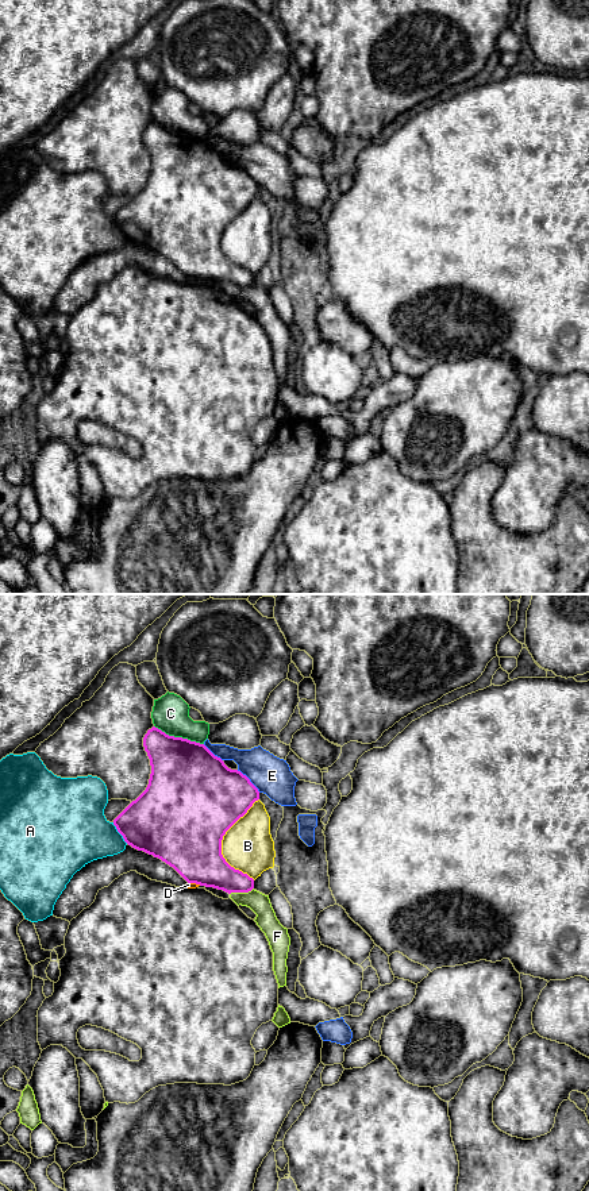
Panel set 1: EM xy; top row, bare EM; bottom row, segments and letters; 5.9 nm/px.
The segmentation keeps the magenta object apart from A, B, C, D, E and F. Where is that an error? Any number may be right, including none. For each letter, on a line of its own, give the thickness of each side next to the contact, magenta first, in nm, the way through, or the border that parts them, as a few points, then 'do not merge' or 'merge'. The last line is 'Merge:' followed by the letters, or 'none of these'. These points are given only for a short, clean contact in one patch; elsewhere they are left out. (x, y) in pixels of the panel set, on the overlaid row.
A: 400 nm thick on the magenta side, 380 nm on the other; do not merge
B: 500 nm thick on the magenta side, 300 nm on the other; do not merge
C: 420 nm thick on the magenta side, 220 nm on the other; do not merge
D: 360 nm thick on the magenta side, 30 nm on the other; do not merge
E: 400 nm thick on the magenta side, 220 nm on the other; do not merge
F: 220 nm thick on the magenta side, 120 nm on the other; border along xy (253, 887), (247, 891), (233, 891), (230, 894); do not merge
Merge: none of these

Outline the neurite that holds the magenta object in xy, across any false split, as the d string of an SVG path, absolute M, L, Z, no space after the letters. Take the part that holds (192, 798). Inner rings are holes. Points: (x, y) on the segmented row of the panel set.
M153 726L143 737L151 766L146 790L115 820L124 841L161 859L188 883L231 893L249 893L254 879L231 867L222 855L226 832L259 799L258 789L238 770L228 768L204 744L169 736Z

